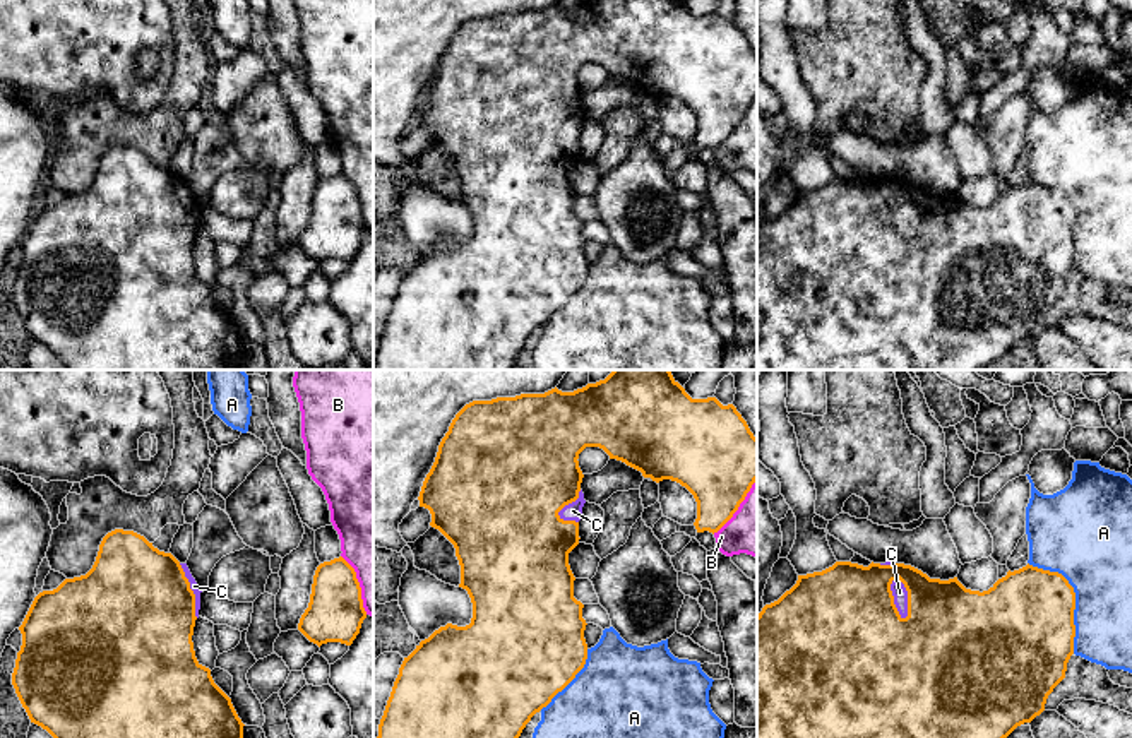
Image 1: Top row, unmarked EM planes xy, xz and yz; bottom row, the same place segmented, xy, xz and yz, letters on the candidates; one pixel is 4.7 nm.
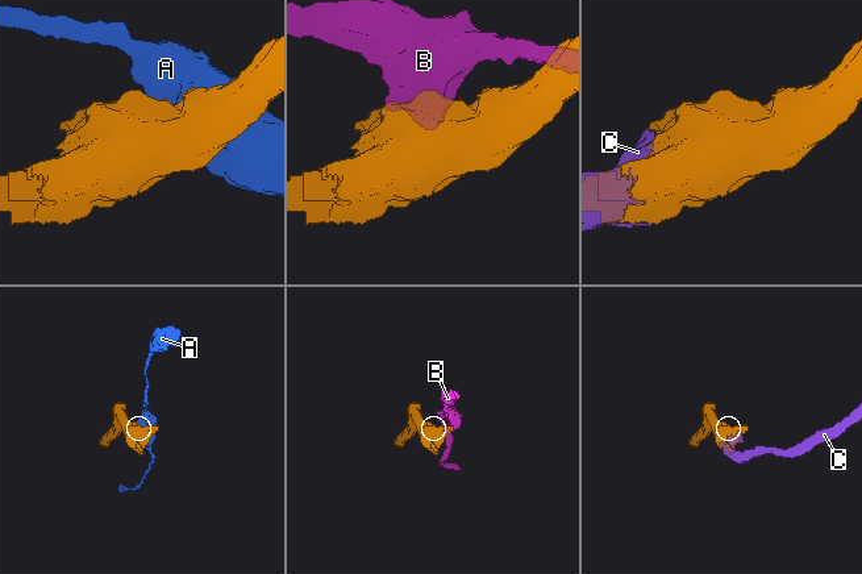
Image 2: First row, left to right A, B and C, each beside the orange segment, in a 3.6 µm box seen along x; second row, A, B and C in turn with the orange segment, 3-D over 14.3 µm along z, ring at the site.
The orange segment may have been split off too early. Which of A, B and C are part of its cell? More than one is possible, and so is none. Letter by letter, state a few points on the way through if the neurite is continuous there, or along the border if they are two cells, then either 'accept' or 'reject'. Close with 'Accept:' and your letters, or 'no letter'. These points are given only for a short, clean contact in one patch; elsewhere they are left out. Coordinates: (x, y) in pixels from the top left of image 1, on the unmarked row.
A: reject
B: reject
C: accept
Accept: C

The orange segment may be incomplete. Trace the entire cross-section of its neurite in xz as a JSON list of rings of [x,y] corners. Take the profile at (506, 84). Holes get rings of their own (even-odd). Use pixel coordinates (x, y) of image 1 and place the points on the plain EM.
[[[587,0],[574,9],[562,9],[555,3],[545,10],[521,10],[515,14],[497,14],[466,21],[456,31],[449,48],[442,55],[418,116],[420,123],[428,125],[432,130],[430,142],[438,146],[456,164],[456,173],[461,182],[459,204],[466,205],[471,214],[473,235],[466,243],[452,240],[440,243],[404,274],[378,341],[373,370],[514,370],[517,354],[531,334],[546,324],[584,284],[587,276],[584,247],[587,240],[582,235],[584,221],[574,214],[575,193],[569,182],[569,170],[581,156],[579,137],[582,135],[586,116],[581,106],[584,91],[577,75],[586,63],[603,65],[610,75],[625,79],[640,87],[644,94],[651,94],[656,99],[671,96],[685,103],[697,118],[697,135],[694,139],[697,149],[718,149],[733,134],[752,101],[757,98],[757,55],[736,24],[733,21],[723,22],[716,14],[692,15],[680,0]]]

